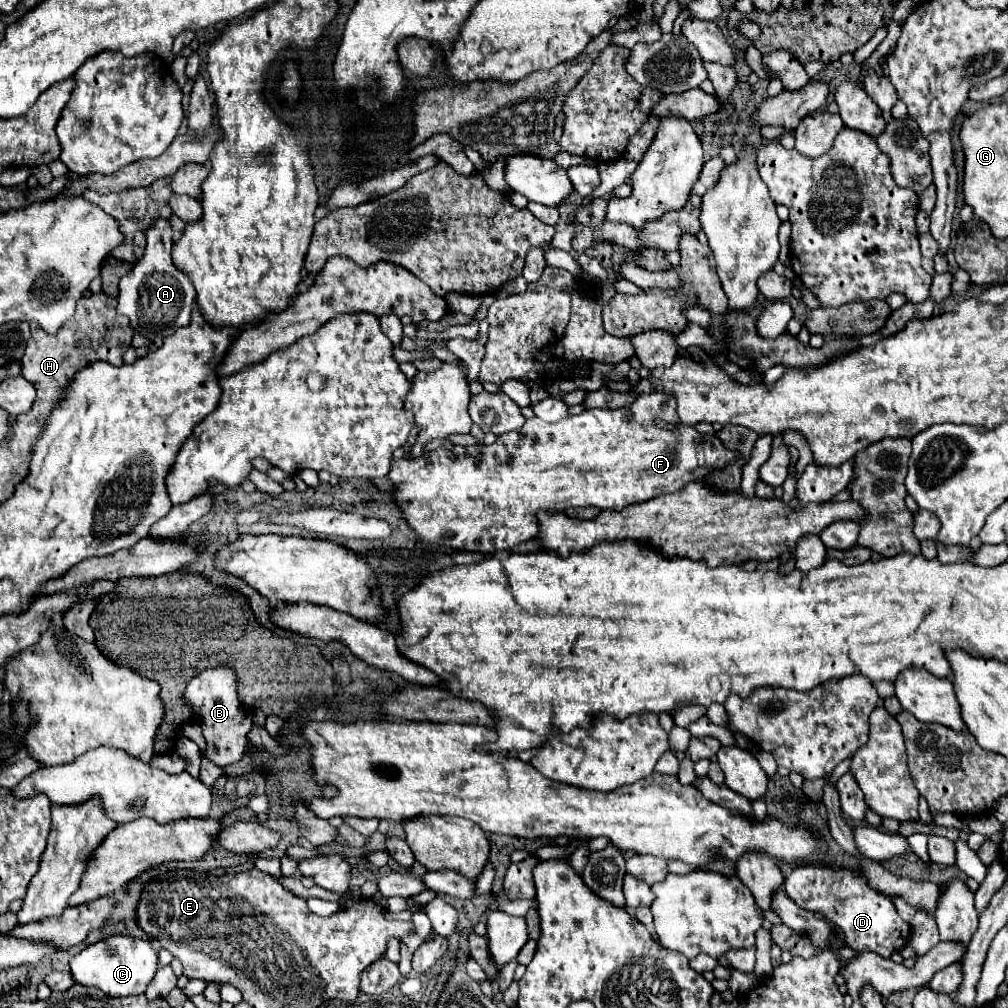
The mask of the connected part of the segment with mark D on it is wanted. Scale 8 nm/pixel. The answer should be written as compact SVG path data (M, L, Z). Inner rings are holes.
M805 865L795 867L785 877L787 895L803 909L823 915L827 921L835 923L845 943L855 951L875 951L881 957L891 957L891 953L901 951L911 935L909 923L905 923L891 901L891 897L869 887L867 879L853 869L833 869L825 865Z

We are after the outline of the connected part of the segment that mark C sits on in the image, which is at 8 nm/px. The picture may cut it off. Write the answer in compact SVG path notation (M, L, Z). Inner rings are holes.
M107 937L103 941L97 941L89 947L85 947L81 953L77 953L71 961L71 975L73 981L85 987L97 987L109 997L127 997L127 995L141 995L145 993L149 981L153 979L157 971L157 953L153 951L149 941L133 939L133 937Z

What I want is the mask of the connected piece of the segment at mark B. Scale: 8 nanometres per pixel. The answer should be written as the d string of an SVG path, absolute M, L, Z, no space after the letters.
M217 665L197 673L183 691L185 705L191 709L193 717L203 729L203 737L207 747L203 757L209 761L217 761L221 767L239 761L245 755L247 747L247 733L253 727L253 713L245 709L237 695L237 673L229 665Z

